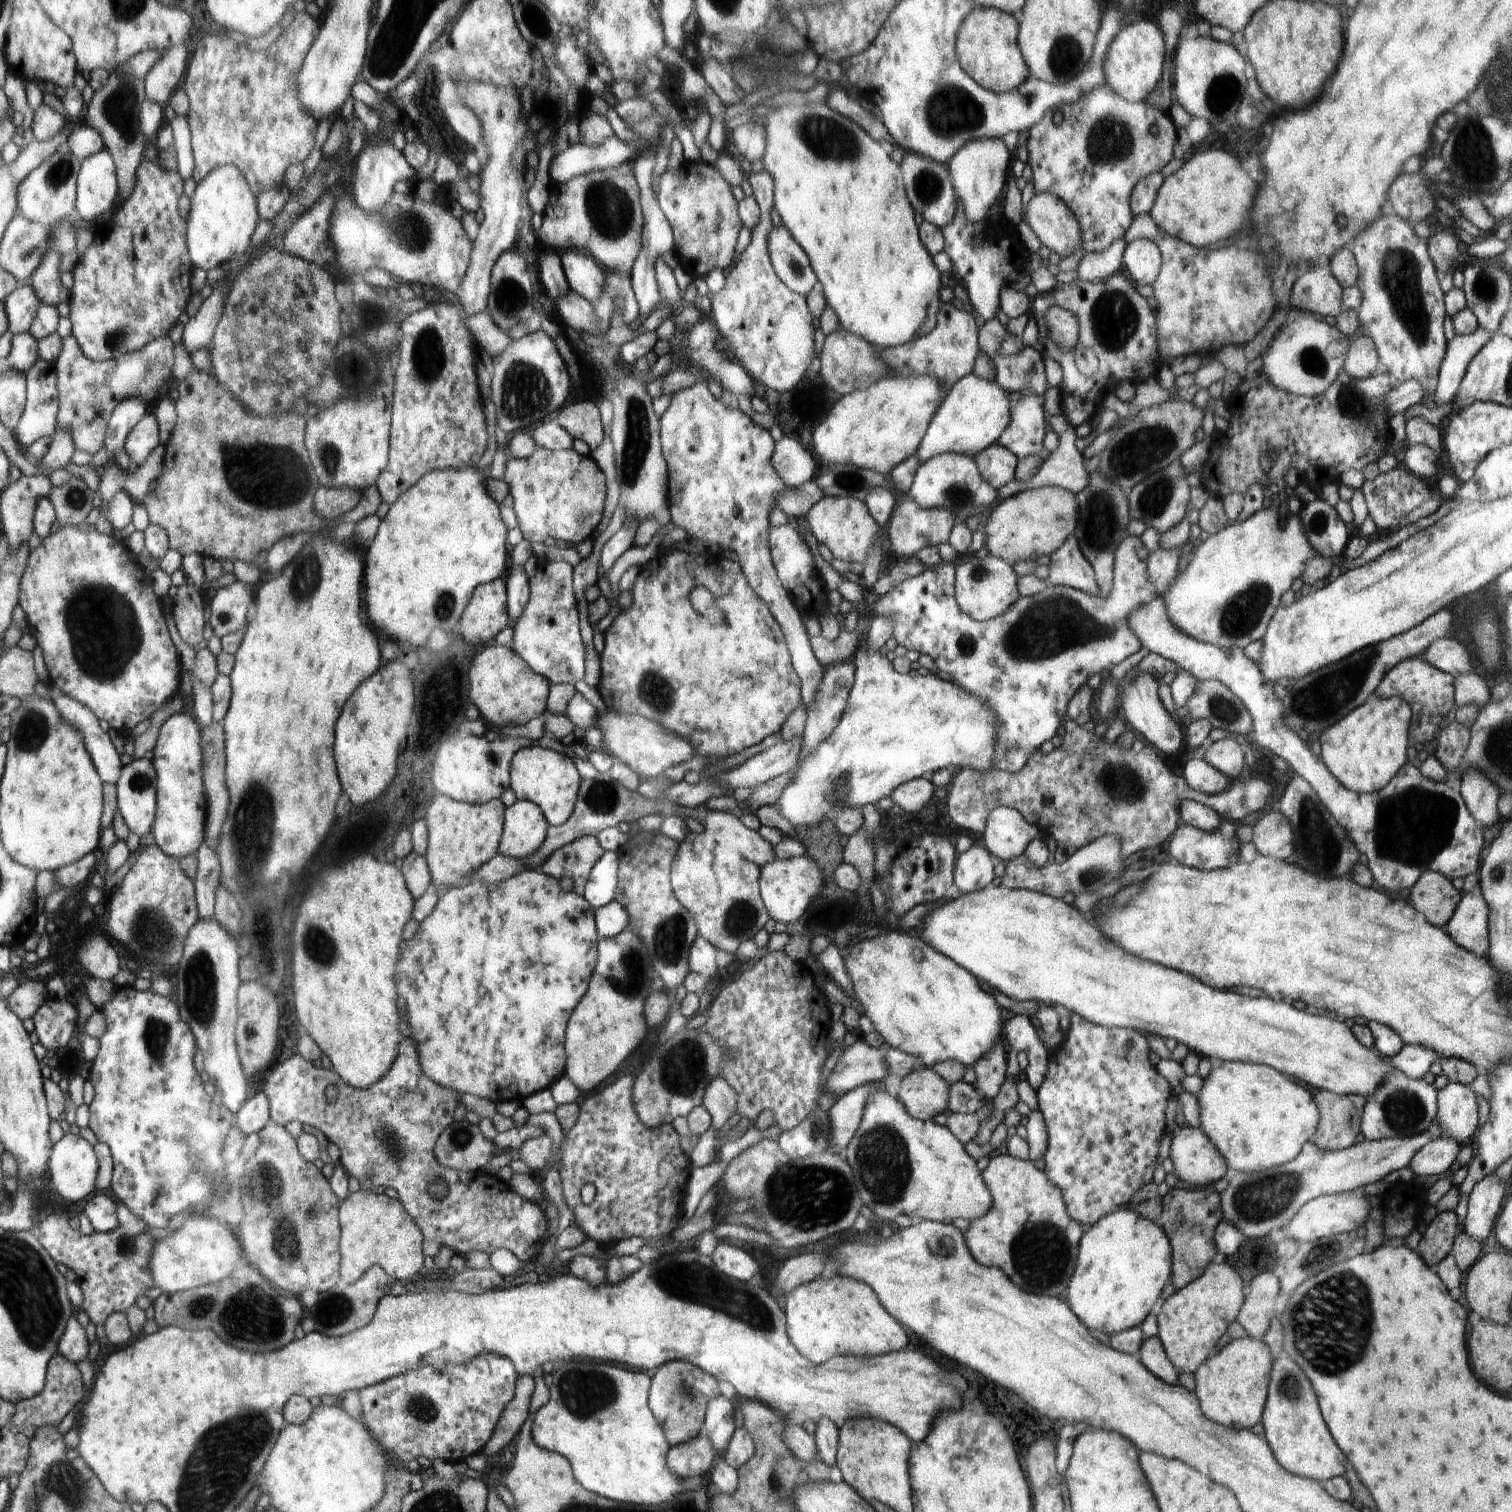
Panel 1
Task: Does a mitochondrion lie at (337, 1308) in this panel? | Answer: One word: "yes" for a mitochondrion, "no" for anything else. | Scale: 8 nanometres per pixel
yes

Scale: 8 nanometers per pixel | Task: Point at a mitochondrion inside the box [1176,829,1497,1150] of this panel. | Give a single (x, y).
(1405, 1110)

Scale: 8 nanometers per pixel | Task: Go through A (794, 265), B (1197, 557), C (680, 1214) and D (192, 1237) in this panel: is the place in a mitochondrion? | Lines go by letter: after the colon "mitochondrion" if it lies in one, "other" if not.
A: mitochondrion
B: other
C: other
D: other

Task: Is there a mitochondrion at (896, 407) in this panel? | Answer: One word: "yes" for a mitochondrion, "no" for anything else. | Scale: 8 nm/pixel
no

